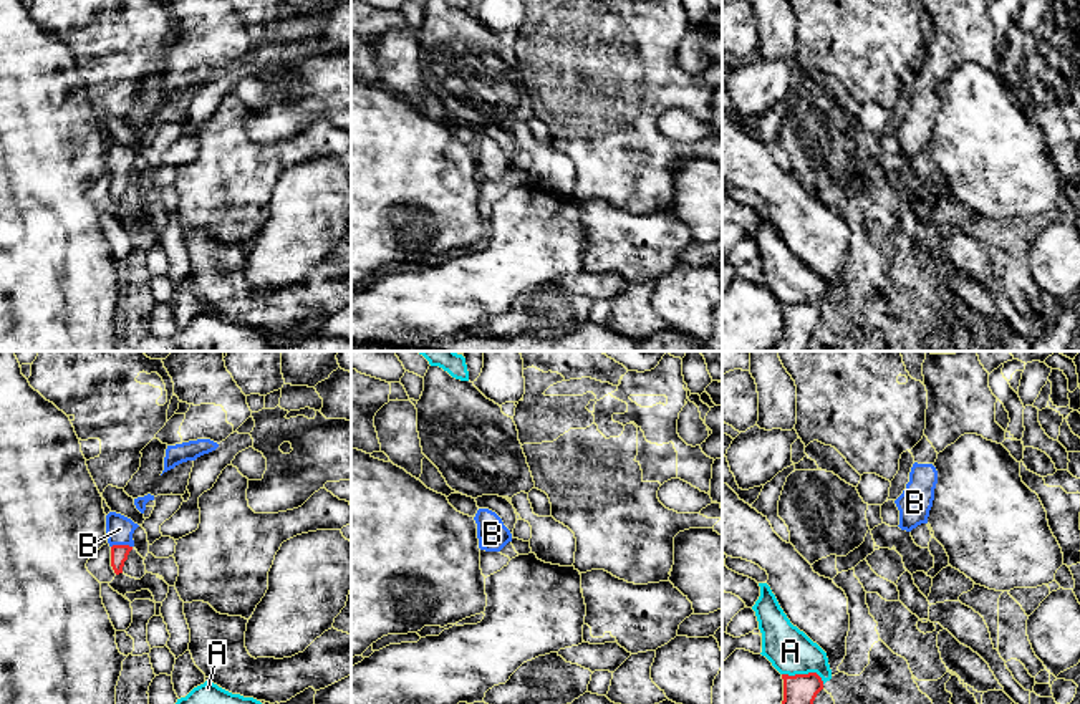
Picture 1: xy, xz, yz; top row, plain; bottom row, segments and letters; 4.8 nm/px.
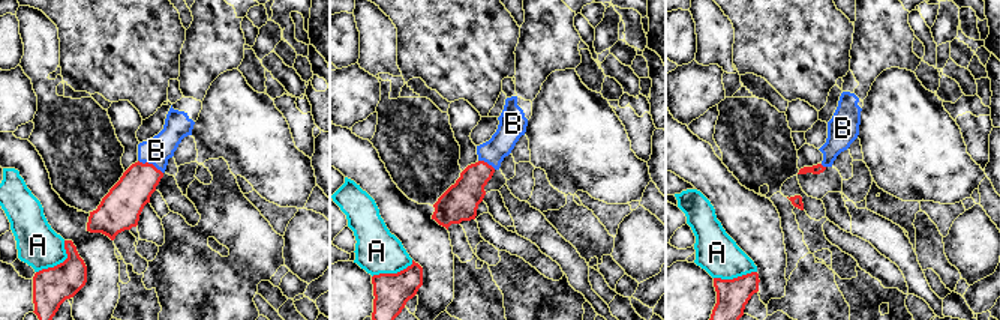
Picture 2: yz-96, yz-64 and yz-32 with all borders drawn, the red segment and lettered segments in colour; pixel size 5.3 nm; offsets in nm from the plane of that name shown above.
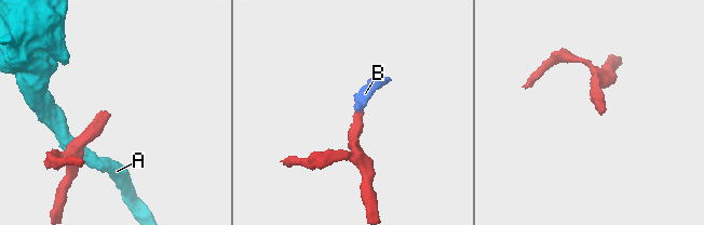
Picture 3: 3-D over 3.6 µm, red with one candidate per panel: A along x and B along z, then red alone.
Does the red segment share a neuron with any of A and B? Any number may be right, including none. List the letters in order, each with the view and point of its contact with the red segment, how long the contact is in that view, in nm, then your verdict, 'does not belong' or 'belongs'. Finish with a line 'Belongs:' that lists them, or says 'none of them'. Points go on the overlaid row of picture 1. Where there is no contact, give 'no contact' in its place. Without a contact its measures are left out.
A: yz (804, 675) | 220 nm | does not belong
B: xy (121, 545) | 100 nm | belongs
Belongs: B

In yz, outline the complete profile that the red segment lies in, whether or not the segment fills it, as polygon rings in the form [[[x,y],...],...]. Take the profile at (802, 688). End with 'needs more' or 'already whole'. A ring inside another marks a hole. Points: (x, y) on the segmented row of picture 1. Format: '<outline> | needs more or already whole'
[[[817,673],[782,674],[783,701],[782,704],[813,704],[817,694],[823,689],[823,681]]] | already whole

